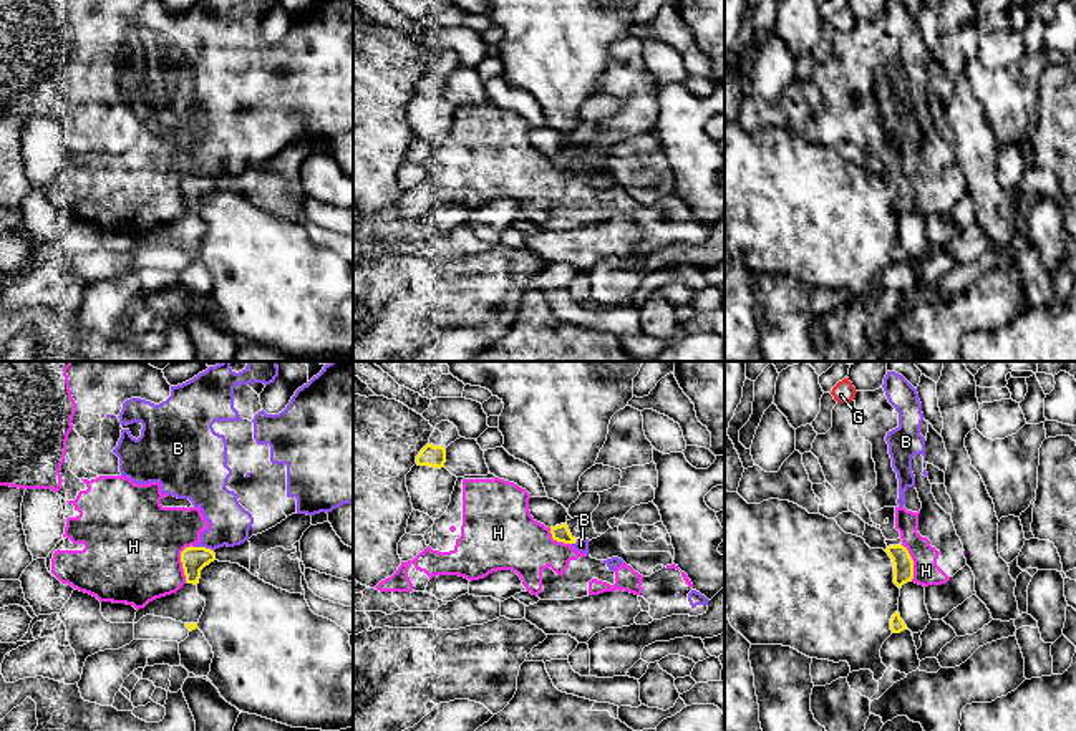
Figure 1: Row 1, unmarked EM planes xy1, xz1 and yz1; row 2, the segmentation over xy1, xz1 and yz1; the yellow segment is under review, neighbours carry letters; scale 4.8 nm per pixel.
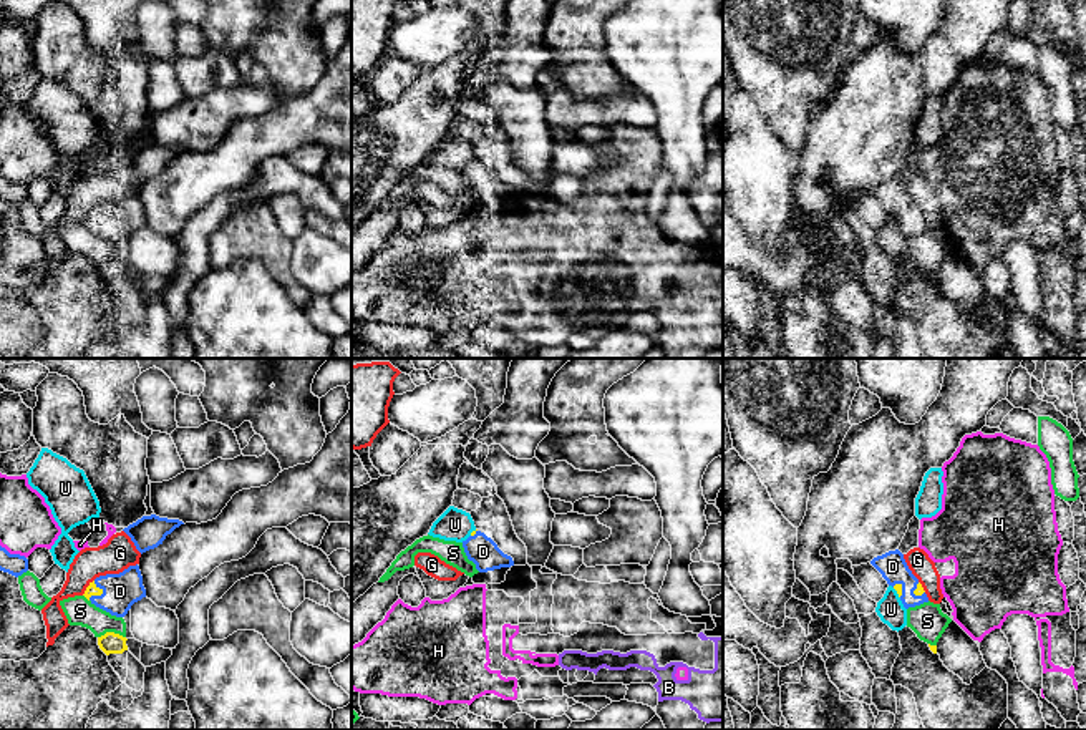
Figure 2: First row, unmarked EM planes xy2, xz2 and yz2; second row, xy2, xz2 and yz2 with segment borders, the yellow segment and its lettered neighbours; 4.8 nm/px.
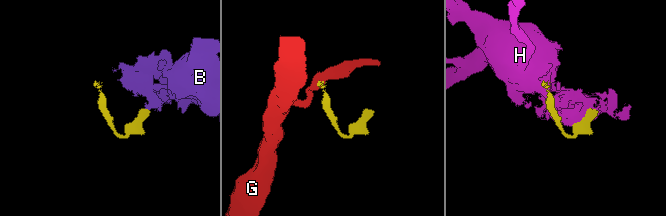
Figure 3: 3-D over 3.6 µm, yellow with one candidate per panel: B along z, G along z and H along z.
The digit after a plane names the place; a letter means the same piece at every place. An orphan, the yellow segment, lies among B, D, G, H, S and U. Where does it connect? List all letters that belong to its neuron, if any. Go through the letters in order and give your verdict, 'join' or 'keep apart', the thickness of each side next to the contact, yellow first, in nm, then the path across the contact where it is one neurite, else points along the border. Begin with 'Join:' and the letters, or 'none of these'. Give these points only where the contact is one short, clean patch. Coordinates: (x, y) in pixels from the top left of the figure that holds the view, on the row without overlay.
Join: D
B: keep apart; calibres 120 and 200 nm; border xy1 (191, 174), (204, 174), (213, 179)
D: join; calibres 60 and 180 nm; way xy2 (92, 218), (100, 223), (120, 219)
G: keep apart; calibres 60 and 160 nm; border xy2 (93, 208), (82, 223)
H: keep apart; calibres 120 and 460 nm
S: keep apart; calibres 100 and 140 nm
U: keep apart; calibres 40 and 130 nm

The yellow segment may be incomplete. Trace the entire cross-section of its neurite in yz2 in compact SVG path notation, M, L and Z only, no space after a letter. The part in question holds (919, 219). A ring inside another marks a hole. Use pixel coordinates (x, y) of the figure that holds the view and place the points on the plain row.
M899 178L874 186L870 192L897 219L905 237L928 231L922 212L912 202Z

